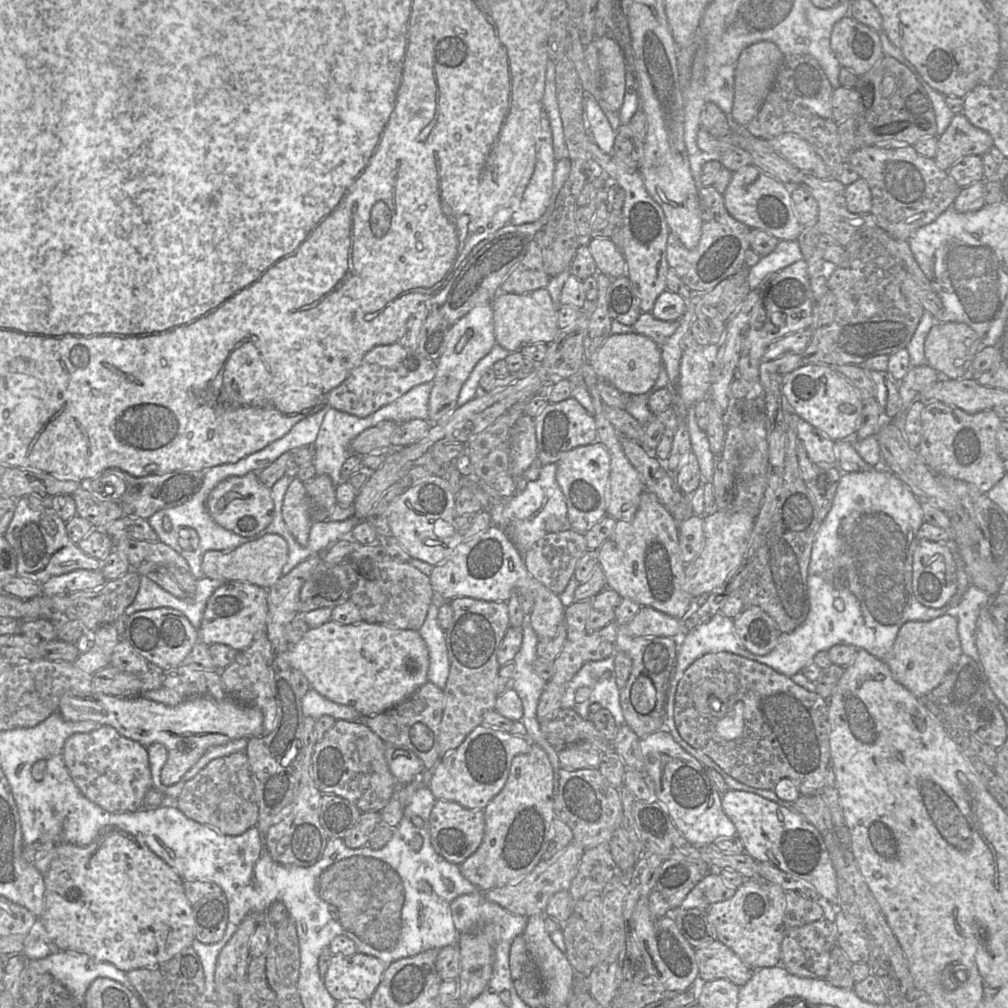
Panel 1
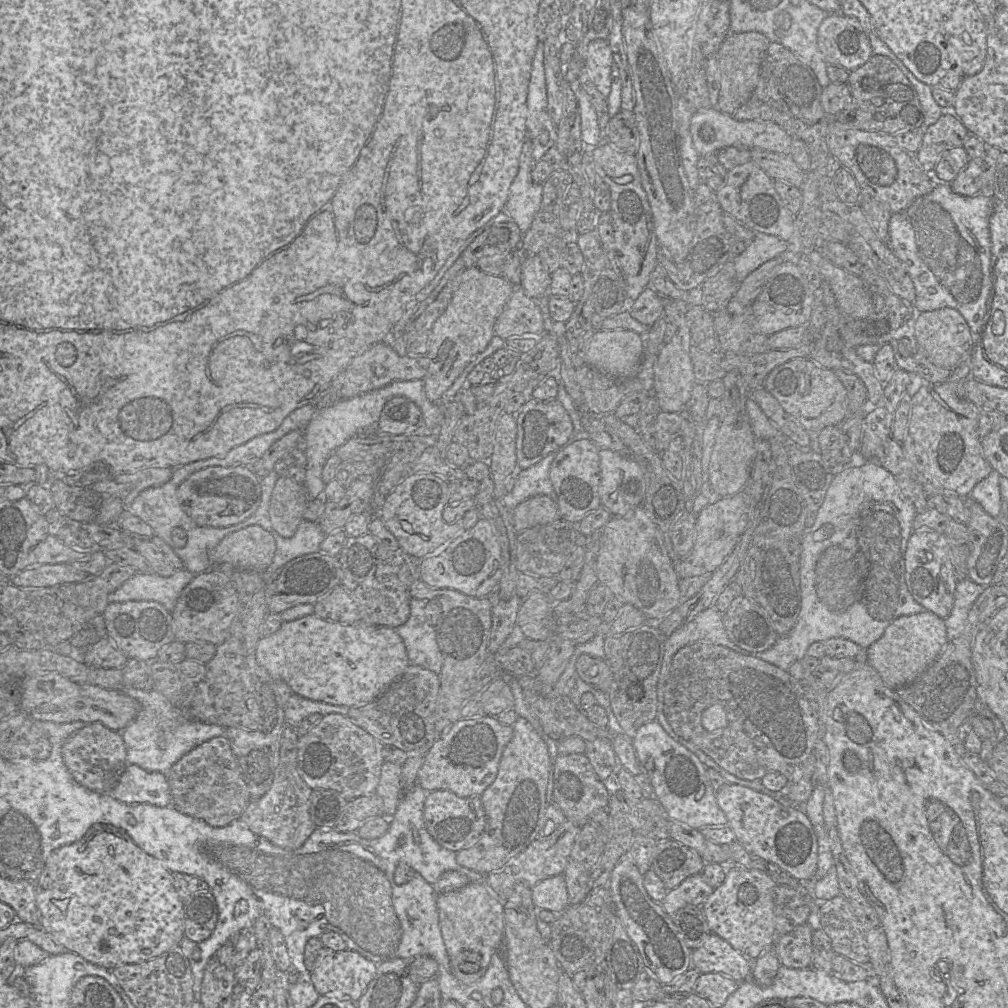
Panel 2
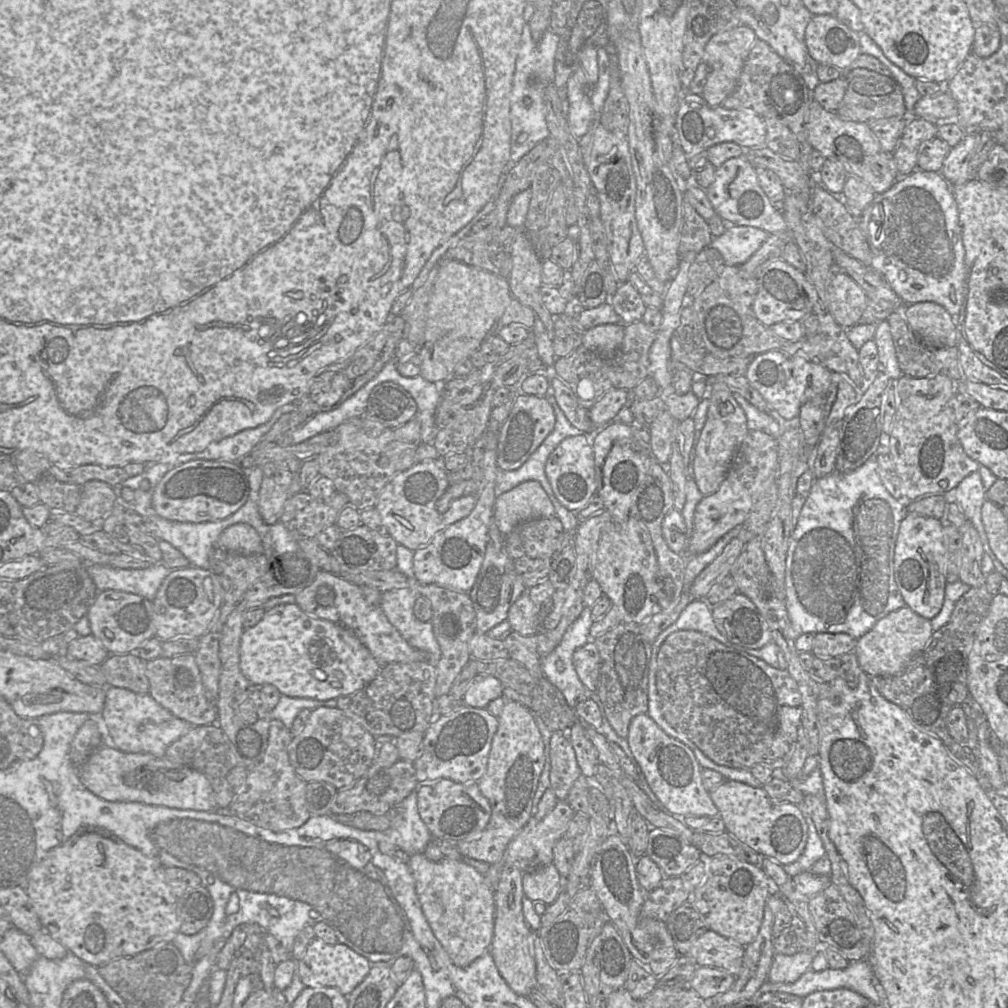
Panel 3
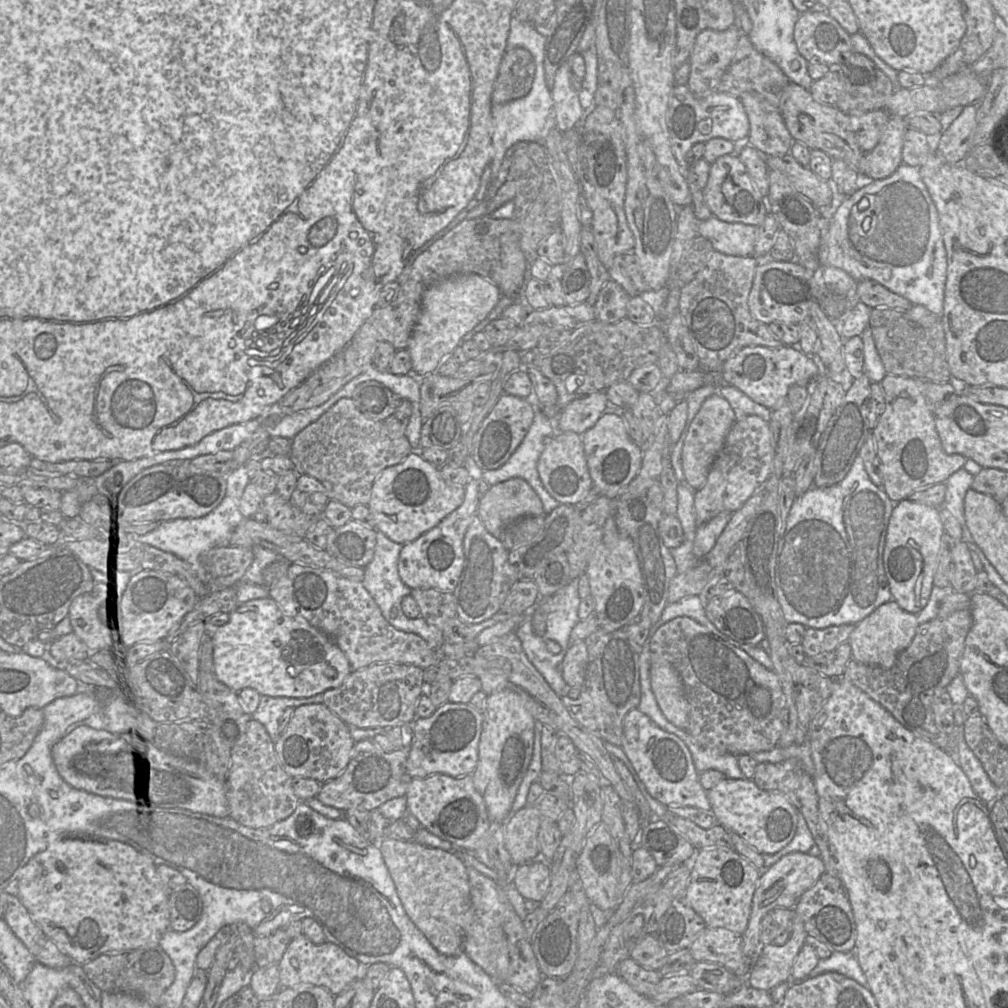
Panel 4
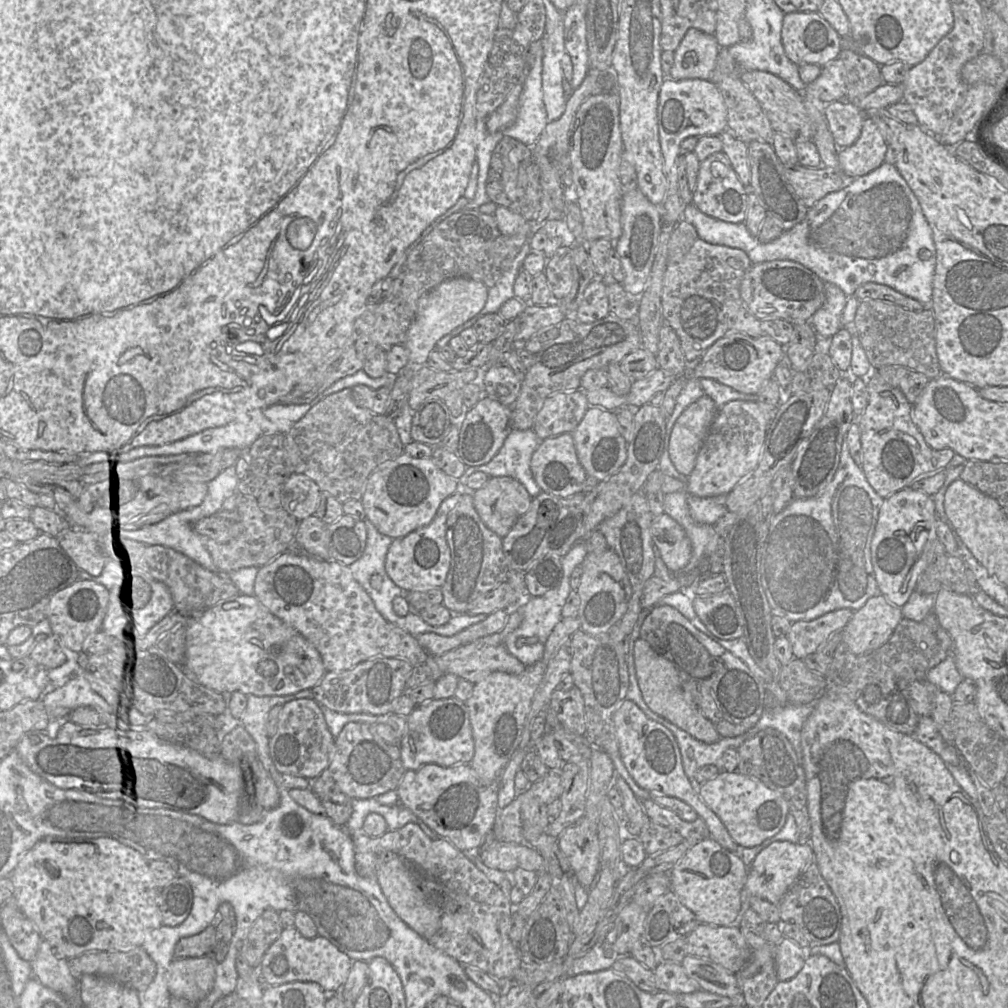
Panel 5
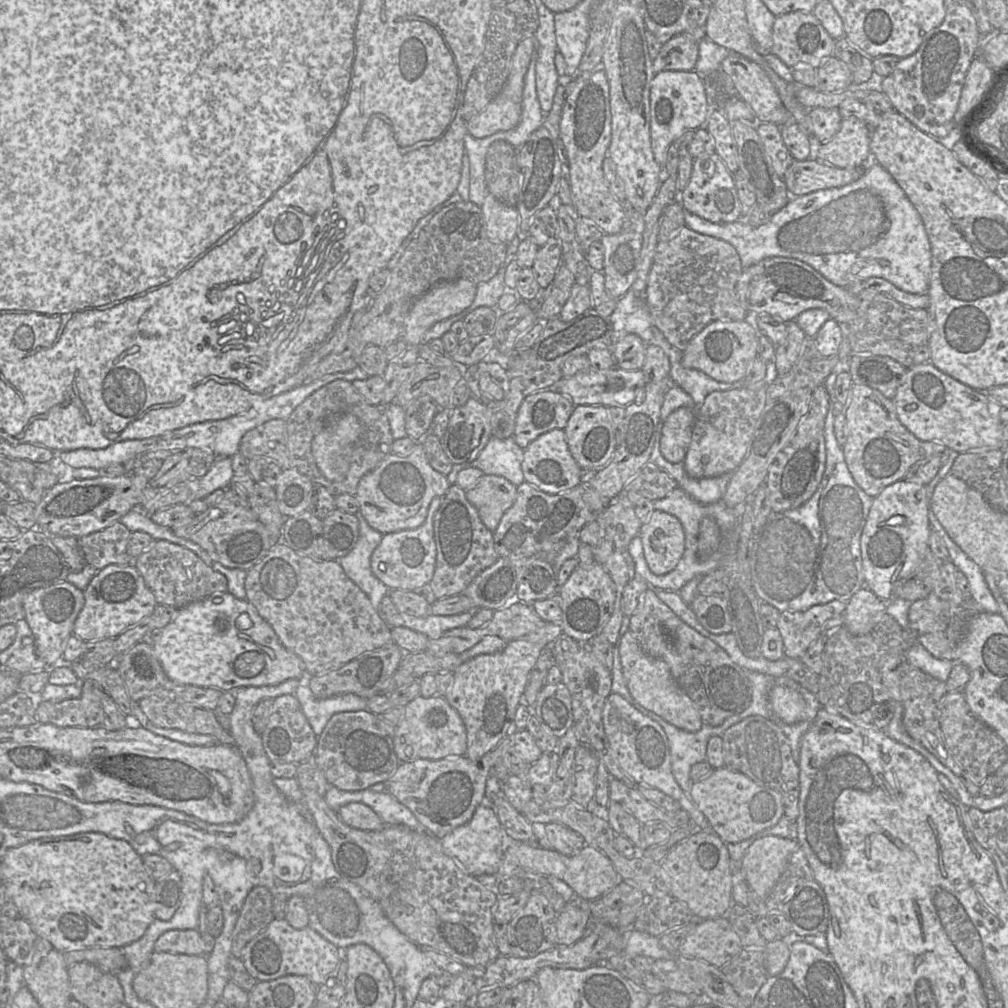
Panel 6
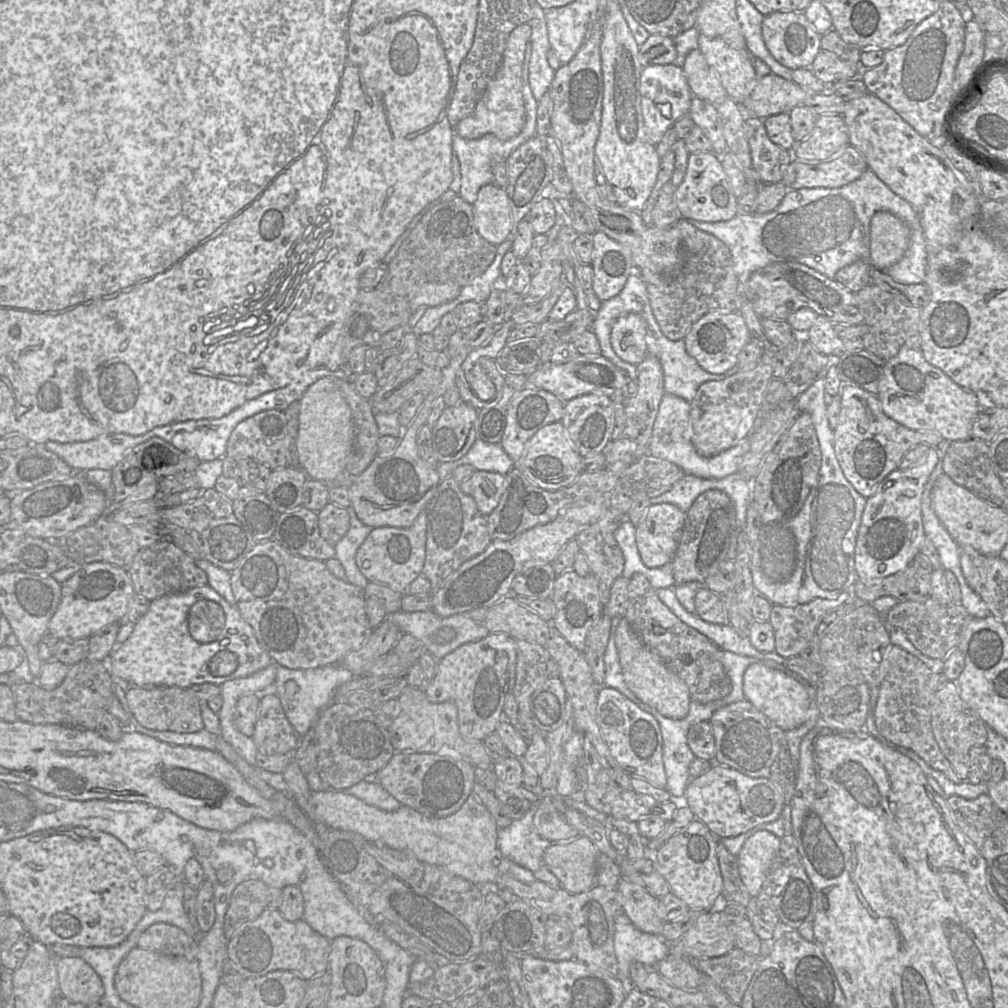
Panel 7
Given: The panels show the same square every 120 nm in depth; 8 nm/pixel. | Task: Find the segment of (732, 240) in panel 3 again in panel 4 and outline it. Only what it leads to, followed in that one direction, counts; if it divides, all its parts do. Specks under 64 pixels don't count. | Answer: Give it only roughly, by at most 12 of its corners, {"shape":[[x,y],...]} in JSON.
{"shape":[[712,216],[697,231],[714,250],[753,256],[758,227]]}

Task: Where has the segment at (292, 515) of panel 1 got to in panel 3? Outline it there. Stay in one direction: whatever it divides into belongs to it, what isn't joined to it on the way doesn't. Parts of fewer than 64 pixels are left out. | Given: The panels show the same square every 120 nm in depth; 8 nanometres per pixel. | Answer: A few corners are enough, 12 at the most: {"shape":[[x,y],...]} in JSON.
{"shape":[[264,476],[258,509],[267,524],[280,522],[289,488]]}

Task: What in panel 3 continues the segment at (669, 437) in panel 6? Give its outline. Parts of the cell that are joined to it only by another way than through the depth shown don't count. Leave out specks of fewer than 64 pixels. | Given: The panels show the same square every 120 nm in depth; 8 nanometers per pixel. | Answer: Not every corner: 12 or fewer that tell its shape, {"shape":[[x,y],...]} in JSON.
{"shape":[[723,383],[712,384],[694,444],[693,479],[717,492],[749,431]]}

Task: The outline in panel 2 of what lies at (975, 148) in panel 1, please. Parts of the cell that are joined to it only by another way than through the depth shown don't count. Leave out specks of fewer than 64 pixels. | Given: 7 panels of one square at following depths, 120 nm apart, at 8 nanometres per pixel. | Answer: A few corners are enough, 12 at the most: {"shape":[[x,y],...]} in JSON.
{"shape":[[944,112],[913,155],[932,173],[944,152],[963,147],[968,130]]}

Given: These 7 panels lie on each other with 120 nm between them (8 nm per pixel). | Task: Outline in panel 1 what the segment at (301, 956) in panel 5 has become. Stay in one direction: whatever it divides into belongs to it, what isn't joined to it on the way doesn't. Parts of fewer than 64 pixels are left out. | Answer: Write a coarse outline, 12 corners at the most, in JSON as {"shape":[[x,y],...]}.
{"shape":[[333,954],[323,982],[337,1001],[368,1003],[387,965]]}

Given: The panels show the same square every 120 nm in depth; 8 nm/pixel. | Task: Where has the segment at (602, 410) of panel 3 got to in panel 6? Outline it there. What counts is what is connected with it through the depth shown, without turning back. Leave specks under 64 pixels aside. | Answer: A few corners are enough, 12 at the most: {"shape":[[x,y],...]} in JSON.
{"shape":[[545,390],[521,403],[513,439],[522,448],[564,429],[575,404]]}

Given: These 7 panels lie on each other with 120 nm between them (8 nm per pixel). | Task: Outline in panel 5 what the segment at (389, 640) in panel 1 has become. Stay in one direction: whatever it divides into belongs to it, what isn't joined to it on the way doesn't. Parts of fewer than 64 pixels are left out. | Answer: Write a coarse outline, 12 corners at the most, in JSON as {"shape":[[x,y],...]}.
{"shape":[[242,593],[192,615],[183,667],[226,695],[284,696],[327,672]]}

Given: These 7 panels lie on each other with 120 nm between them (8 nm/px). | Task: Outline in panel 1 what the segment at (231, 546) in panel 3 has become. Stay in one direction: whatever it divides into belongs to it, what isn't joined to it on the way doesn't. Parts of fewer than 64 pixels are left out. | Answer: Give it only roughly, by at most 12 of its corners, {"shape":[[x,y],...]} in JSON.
{"shape":[[267,532],[232,551],[208,550],[202,569],[215,580],[269,589],[288,557]]}

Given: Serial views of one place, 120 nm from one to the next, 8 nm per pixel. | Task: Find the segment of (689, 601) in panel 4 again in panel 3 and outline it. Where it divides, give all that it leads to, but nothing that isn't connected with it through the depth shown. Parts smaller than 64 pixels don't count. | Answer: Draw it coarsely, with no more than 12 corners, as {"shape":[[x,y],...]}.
{"shape":[[704,599],[691,601],[675,623],[653,642],[652,655],[673,632],[694,630],[724,645],[733,644],[716,627],[713,605]]}

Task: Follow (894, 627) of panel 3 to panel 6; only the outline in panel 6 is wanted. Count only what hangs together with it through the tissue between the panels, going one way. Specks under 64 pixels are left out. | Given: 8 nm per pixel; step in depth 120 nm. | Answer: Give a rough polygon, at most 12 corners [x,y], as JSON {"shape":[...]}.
{"shape":[[868,588],[847,602],[844,626],[869,633],[886,614],[886,601]]}

